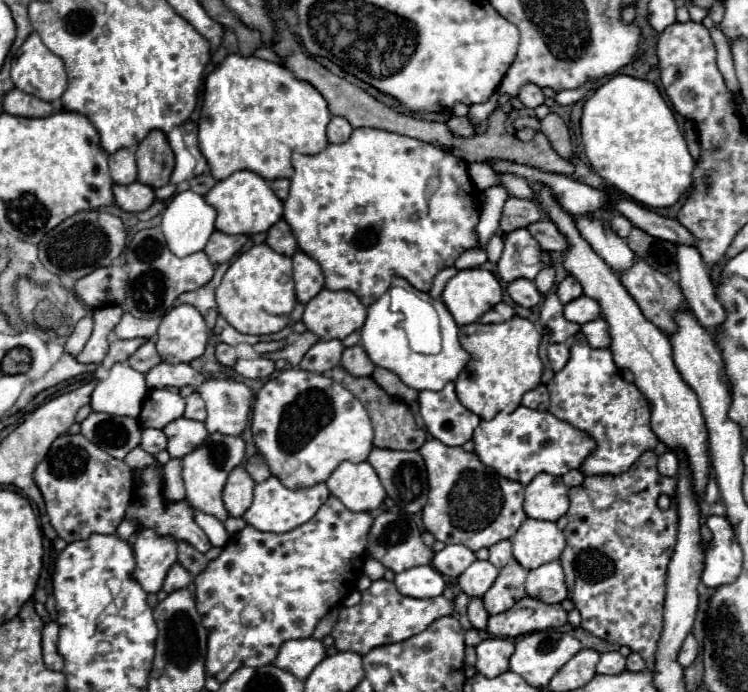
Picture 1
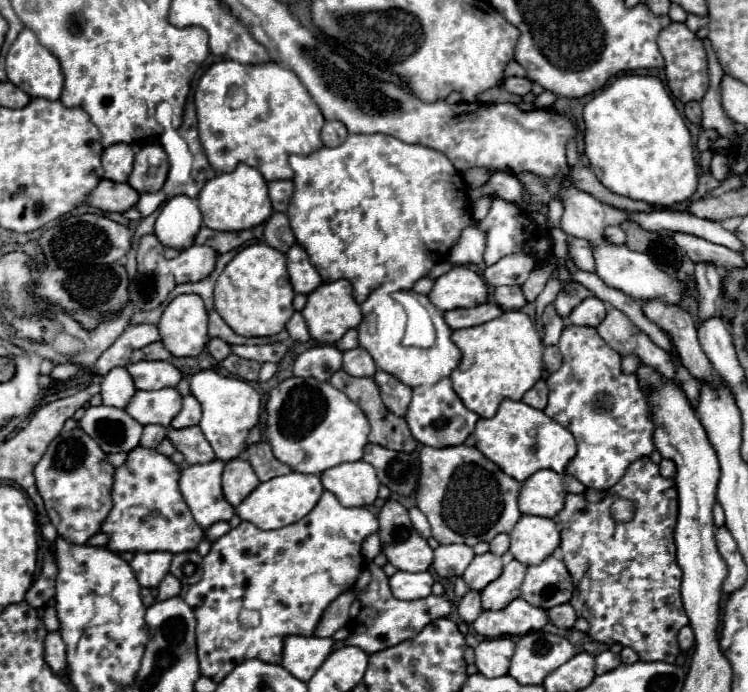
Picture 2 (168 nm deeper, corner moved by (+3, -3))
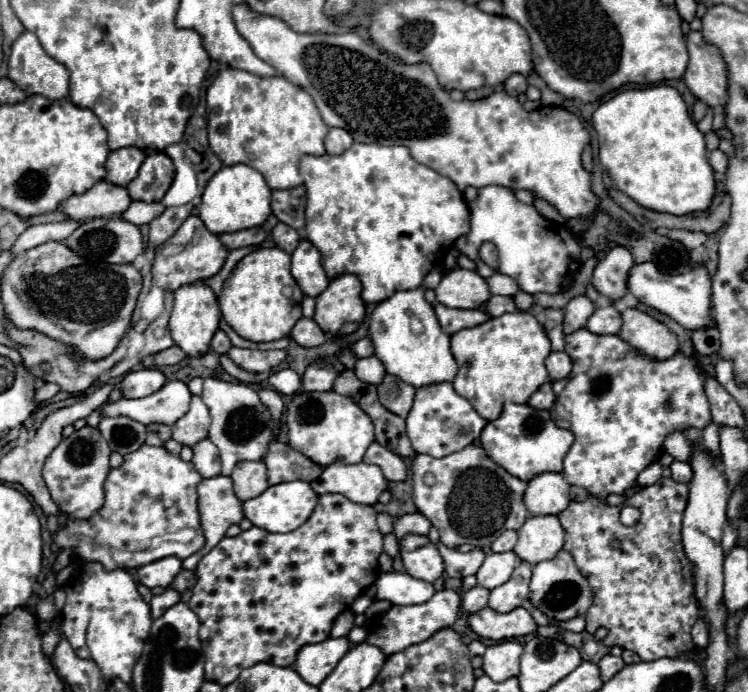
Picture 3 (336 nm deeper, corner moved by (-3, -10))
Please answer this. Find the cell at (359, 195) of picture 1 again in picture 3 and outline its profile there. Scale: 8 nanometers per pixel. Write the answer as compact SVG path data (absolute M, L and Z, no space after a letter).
M352 144L344 154L332 156L332 154L324 154L324 156L304 156L300 160L300 174L304 178L304 186L306 186L306 226L304 226L304 238L310 240L322 254L322 266L326 270L326 276L330 280L342 276L342 274L354 274L360 278L362 282L362 300L366 304L376 304L386 300L388 296L392 296L396 290L414 290L422 284L424 276L432 270L432 266L436 264L436 260L442 260L442 256L454 246L454 242L468 234L470 228L470 210L468 204L462 196L462 192L456 188L456 184L448 178L438 174L436 170L416 162L410 154L408 148L404 146L382 146L382 144Z

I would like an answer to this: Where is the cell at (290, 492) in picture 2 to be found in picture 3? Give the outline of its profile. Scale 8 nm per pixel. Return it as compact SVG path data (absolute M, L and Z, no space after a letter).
M294 480L294 482L284 482L284 484L276 484L270 486L266 492L262 492L260 496L246 500L244 502L244 516L258 528L264 528L268 532L292 532L298 526L302 526L310 514L314 512L318 504L318 494L312 492L310 482L304 480Z

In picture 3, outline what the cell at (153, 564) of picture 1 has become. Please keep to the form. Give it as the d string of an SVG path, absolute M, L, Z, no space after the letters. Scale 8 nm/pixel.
M168 556L138 568L138 580L148 588L158 588L158 586L168 588L180 570L182 570L182 560L176 556Z

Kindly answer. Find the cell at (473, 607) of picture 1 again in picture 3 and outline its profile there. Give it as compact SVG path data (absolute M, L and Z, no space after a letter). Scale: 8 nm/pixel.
M474 586L472 590L464 592L464 596L462 596L462 610L464 610L466 614L476 614L476 612L480 612L482 608L488 606L488 596L490 596L490 592L488 592L486 588Z

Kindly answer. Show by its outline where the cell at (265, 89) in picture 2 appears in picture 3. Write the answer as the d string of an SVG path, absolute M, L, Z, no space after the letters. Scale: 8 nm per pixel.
M226 68L206 92L208 142L224 166L246 164L256 168L272 190L302 184L298 162L304 154L322 156L328 126L324 124L312 96L284 76L262 78L246 70Z

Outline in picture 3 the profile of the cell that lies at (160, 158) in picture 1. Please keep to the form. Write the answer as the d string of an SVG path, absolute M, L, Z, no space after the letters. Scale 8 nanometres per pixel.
M164 152L150 154L140 166L138 176L128 184L132 200L160 202L174 180L174 164Z

